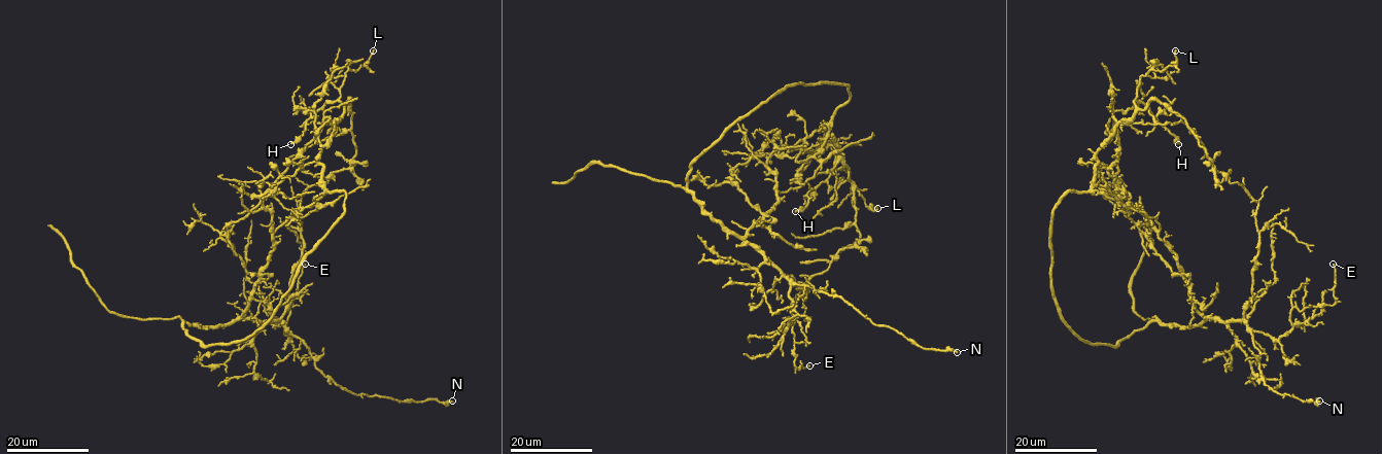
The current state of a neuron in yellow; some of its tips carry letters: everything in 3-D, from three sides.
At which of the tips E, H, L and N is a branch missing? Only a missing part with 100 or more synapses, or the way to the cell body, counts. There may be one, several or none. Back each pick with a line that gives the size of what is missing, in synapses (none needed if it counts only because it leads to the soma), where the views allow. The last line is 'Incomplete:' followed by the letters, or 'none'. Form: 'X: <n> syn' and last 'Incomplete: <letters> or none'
Incomplete: none

